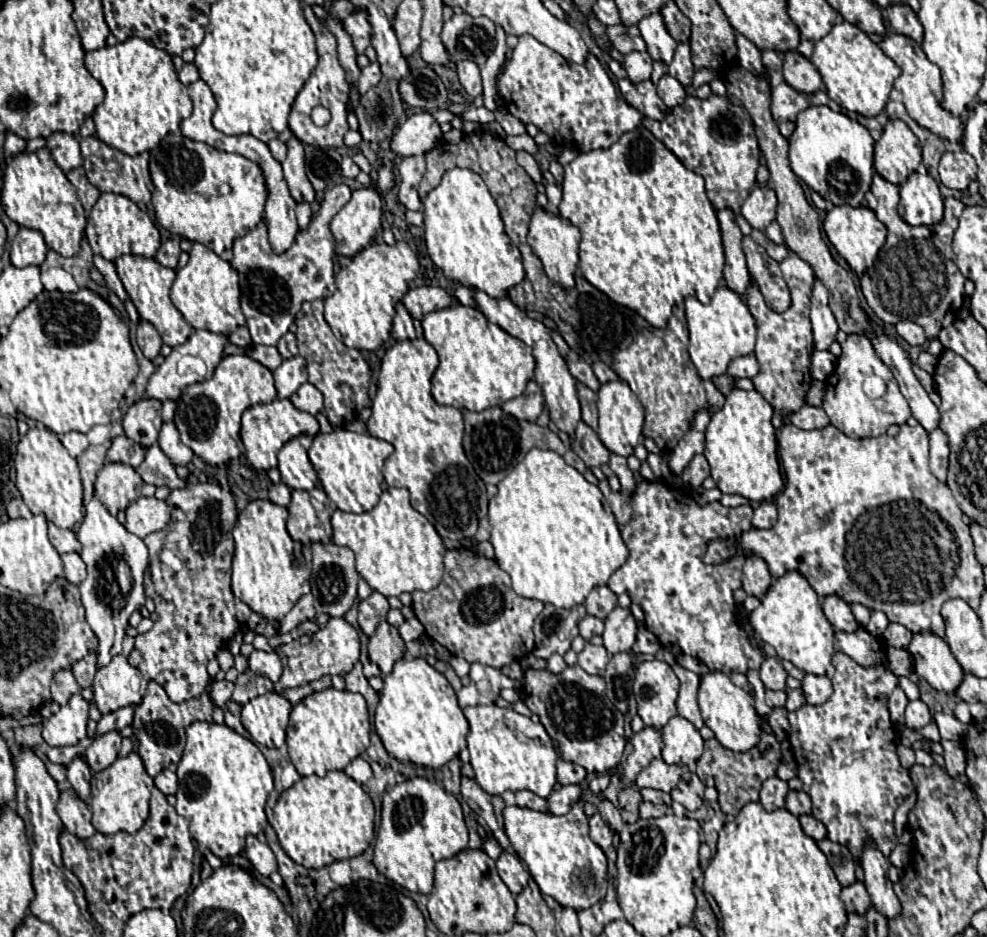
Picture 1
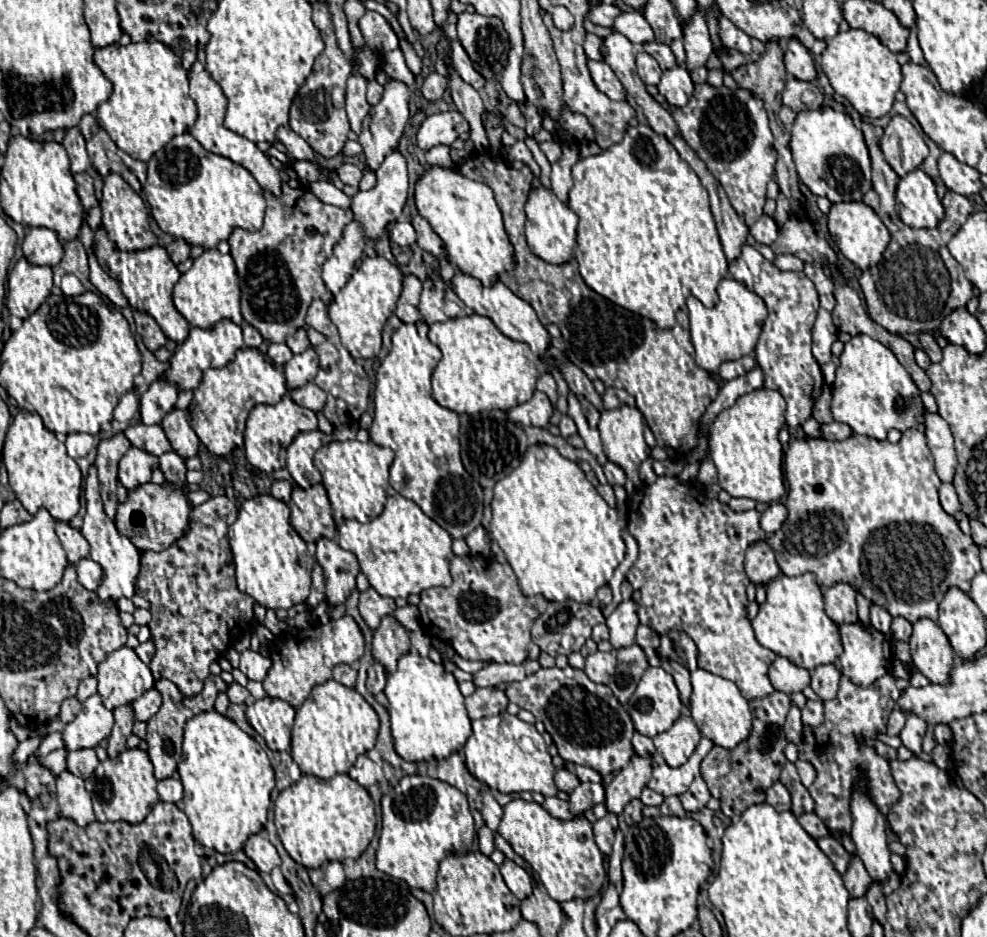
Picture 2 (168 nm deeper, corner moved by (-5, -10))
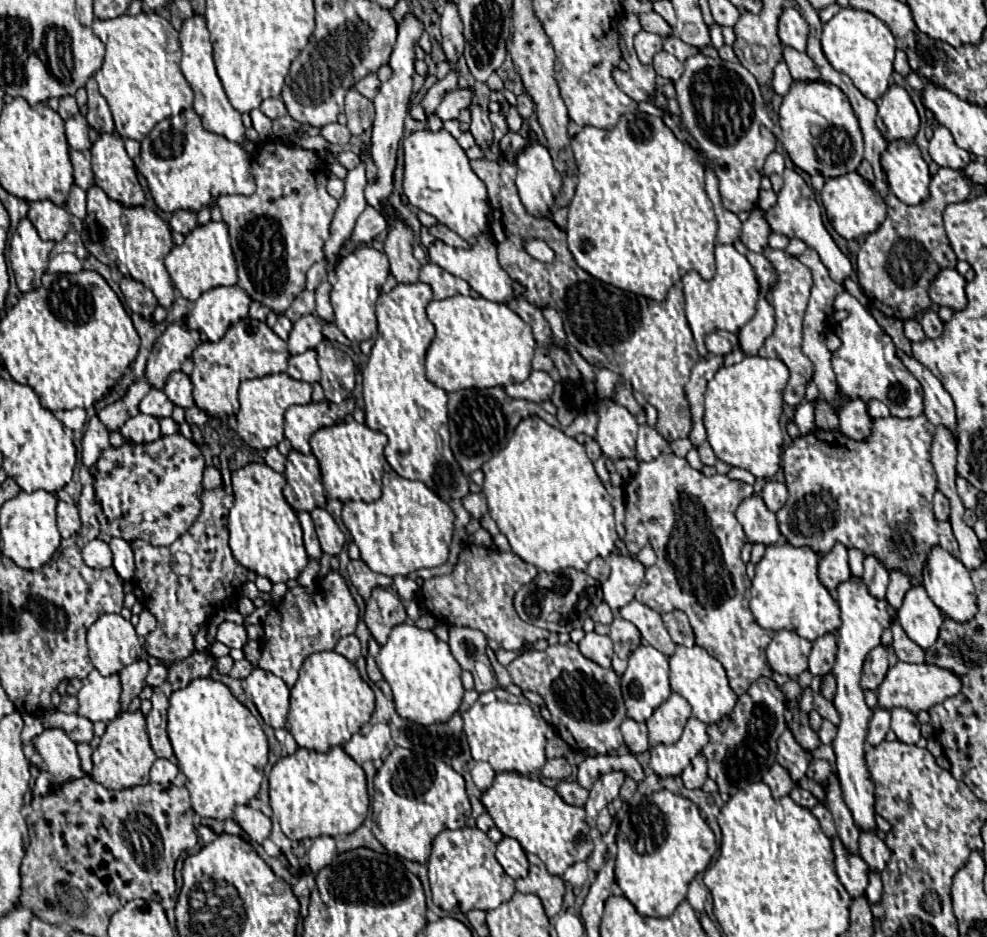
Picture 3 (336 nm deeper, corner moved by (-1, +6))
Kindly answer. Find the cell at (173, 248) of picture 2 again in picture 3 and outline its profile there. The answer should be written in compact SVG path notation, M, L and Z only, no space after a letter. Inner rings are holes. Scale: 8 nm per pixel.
M176 210L170 218L170 228L180 232L180 234L186 234L190 232L192 228L196 228L196 212L192 210Z

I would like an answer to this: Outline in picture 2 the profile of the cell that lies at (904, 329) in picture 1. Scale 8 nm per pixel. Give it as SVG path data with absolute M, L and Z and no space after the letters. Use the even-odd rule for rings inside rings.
M920 334L918 340L920 340L922 350L930 356L932 362L940 362L942 360L942 350L938 348L938 344L936 344L936 340L934 340L932 334Z

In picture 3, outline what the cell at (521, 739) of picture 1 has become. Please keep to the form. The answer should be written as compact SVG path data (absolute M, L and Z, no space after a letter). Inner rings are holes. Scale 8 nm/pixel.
M494 688L472 704L470 710L462 714L464 732L468 736L468 744L474 760L488 762L496 772L516 770L528 776L536 776L546 762L546 728L548 724L540 716L540 708L532 704L526 696L514 696L506 688Z

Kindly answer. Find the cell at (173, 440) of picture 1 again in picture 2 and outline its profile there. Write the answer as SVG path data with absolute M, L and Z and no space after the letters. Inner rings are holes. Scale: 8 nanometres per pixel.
M174 408L162 420L162 428L166 432L166 438L172 444L172 452L176 452L178 456L182 456L184 460L188 460L188 458L192 458L192 456L198 454L200 440L198 440L198 436L194 436L194 430L190 428L188 412Z

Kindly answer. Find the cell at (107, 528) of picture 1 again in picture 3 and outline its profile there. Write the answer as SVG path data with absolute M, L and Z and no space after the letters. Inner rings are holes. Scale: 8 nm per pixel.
M92 416L88 422L88 428L84 432L82 438L82 462L84 468L92 468L94 460L98 460L102 448L110 448L108 442L108 428L102 424L102 420L98 416Z

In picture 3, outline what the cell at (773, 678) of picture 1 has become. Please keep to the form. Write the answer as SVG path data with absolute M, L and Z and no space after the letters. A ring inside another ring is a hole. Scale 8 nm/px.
M778 630L772 636L772 642L766 648L768 664L774 672L796 678L804 670L808 670L808 654L812 642L800 638L796 632Z

